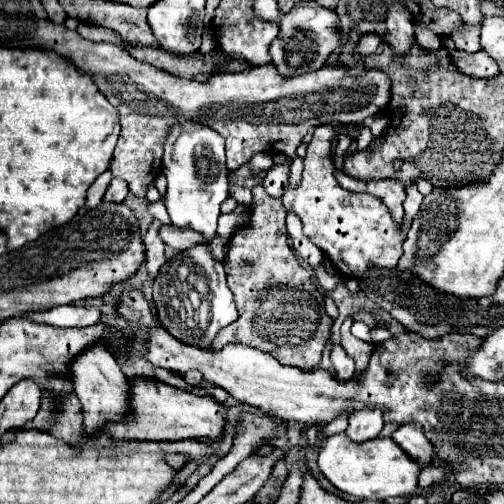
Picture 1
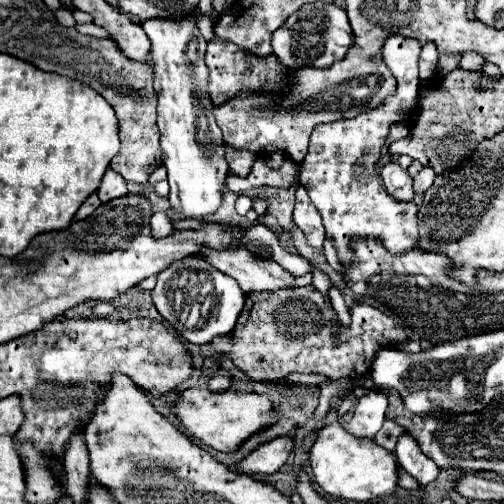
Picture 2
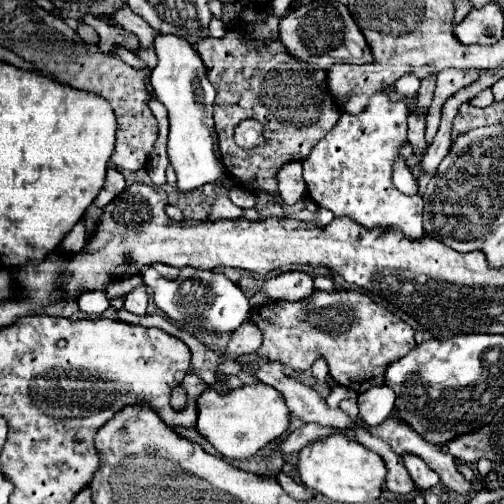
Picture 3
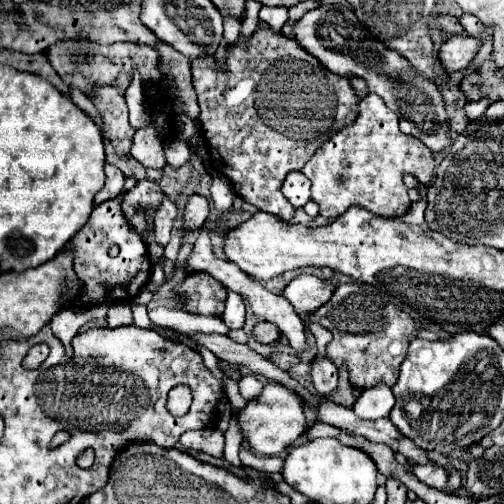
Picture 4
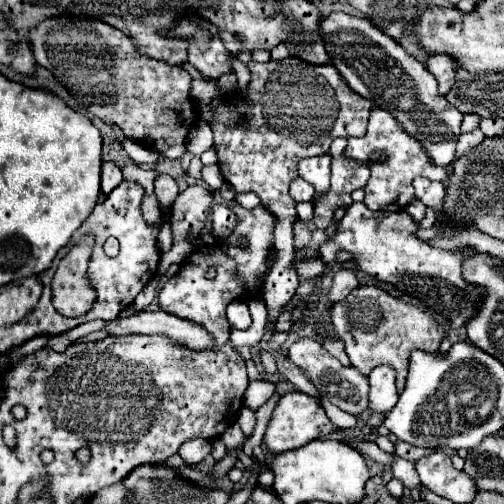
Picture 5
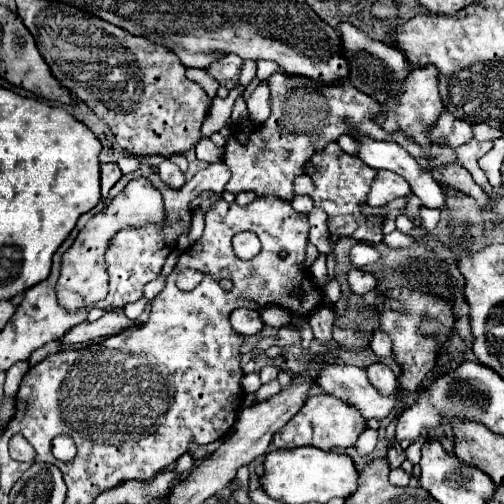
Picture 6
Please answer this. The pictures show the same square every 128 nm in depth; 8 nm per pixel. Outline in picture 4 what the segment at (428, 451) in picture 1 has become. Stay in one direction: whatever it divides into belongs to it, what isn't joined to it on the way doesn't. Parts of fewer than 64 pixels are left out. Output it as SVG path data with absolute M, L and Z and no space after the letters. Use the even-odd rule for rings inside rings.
M416 464L412 466L412 474L424 482L426 486L432 486L432 488L438 488L438 490L444 490L446 488L446 480L448 480L448 472L438 466L438 464Z

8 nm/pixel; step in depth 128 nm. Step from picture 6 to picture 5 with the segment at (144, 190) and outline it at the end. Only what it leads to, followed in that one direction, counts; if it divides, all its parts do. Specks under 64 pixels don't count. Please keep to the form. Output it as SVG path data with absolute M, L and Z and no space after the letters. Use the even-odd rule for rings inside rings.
M92 238L78 242L76 246L72 246L68 256L62 258L54 274L54 306L66 316L80 316L92 306L94 288L86 280L90 250Z

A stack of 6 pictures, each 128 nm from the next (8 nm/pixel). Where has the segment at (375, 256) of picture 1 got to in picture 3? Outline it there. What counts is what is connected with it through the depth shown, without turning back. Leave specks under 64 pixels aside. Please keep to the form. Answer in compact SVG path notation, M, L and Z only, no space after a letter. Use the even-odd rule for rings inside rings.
M406 74L394 84L394 90L404 98L412 98L412 96L416 96L418 86L420 86L420 80L414 74ZM380 92L372 96L368 108L360 116L340 116L336 126L310 150L308 158L302 162L303 178L308 186L308 196L320 206L334 212L334 216L348 216L356 224L372 228L398 228L410 240L420 240L424 236L422 228L422 198L400 194L392 186L392 164L398 158L400 144L406 142L406 118L410 108L406 100L390 100L388 94Z

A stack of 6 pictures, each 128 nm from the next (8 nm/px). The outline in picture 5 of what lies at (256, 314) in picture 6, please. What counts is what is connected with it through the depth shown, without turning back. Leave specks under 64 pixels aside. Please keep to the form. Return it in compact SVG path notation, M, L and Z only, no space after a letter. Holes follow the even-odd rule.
M234 300L228 304L228 320L232 328L240 328L246 330L252 320L250 320L250 312L248 312L248 304L242 300Z

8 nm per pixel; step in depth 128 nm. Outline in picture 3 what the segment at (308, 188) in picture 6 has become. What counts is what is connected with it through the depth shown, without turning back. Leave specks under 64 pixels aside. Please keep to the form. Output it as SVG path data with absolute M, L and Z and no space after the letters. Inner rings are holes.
M286 162L282 170L276 174L278 192L284 204L294 204L306 194L306 184L302 178L302 164L300 162Z

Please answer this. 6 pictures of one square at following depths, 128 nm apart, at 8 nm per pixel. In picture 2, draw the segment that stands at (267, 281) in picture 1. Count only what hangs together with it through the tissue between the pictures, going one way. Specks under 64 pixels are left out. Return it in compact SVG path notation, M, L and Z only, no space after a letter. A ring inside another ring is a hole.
M312 284L302 288L280 288L276 292L250 292L234 332L216 336L210 348L230 358L234 366L248 372L252 380L272 380L292 372L316 372L330 380L344 376L360 378L370 370L376 348L406 340L406 332L370 304L358 302L352 310L358 310L358 314L352 312L350 328L342 328L340 344L334 344L330 334L336 312L326 306L322 294Z

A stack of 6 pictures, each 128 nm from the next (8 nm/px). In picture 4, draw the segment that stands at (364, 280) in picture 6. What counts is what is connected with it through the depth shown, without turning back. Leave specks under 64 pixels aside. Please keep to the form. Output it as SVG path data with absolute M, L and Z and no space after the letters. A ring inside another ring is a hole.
M300 274L284 288L282 296L296 308L298 314L302 314L302 318L306 318L306 314L314 312L316 308L320 308L320 304L328 302L332 292L334 286L330 282L310 274ZM312 324L310 330L312 330L314 338L316 338L316 348L318 348L318 354L316 354L316 356L318 356L318 358L324 358L324 356L326 356L326 346L328 346L332 334L330 334L326 328L320 328L318 324Z

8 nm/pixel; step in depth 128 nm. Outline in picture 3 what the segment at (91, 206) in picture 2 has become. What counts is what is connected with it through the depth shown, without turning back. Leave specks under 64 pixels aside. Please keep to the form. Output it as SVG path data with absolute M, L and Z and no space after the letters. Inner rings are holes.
M82 218L68 232L68 236L62 240L62 244L58 248L64 248L64 252L78 252L84 246L84 240L86 240L86 218Z

